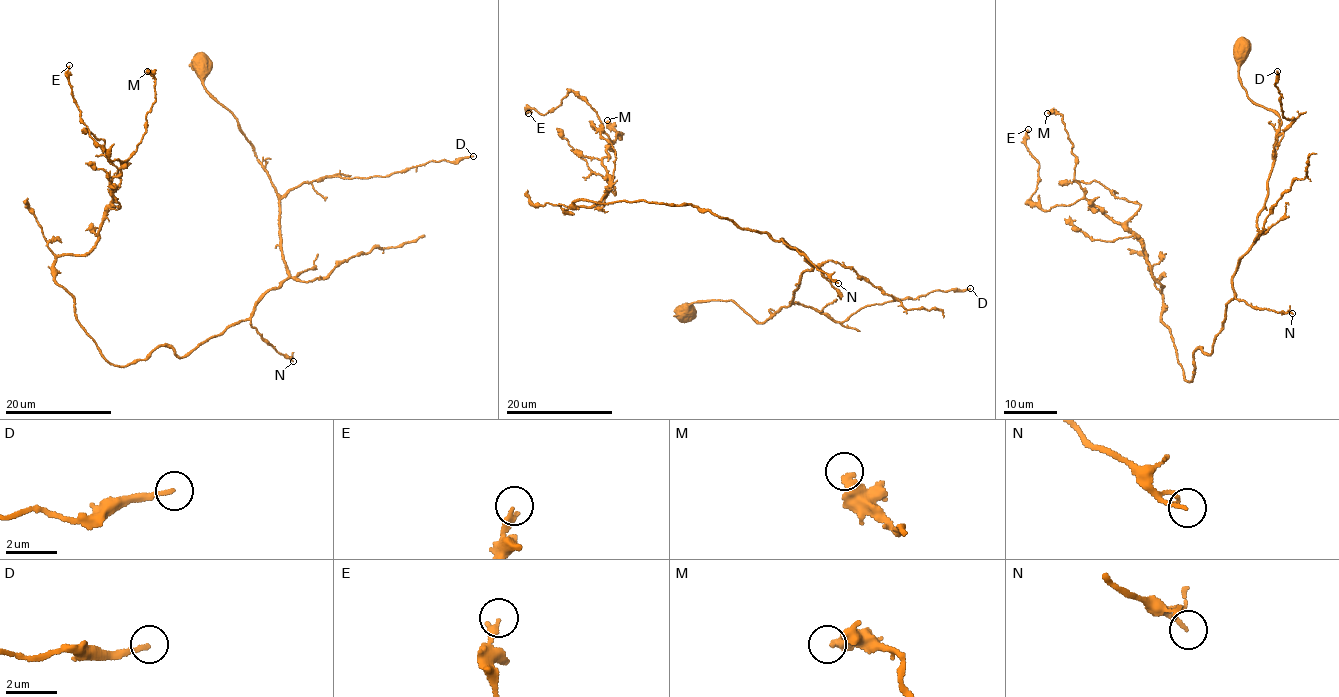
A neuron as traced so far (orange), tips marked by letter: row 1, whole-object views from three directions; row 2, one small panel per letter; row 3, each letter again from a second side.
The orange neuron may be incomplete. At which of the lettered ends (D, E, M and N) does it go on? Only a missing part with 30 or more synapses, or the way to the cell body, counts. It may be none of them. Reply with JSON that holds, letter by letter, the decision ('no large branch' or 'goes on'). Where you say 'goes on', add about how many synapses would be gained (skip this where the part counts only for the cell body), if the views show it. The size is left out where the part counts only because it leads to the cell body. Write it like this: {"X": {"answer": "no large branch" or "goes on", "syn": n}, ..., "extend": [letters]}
{"D": {"answer": "no large branch"}, "E": {"answer": "no large branch"}, "M": {"answer": "no large branch"}, "N": {"answer": "no large branch"}, "extend": []}

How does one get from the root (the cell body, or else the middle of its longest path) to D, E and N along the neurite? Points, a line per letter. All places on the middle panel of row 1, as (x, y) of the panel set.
D: (682, 312), (690, 304), (729, 299), (763, 323), (782, 306), (796, 303), (844, 322), (866, 306), (970, 288)
E: (682, 312), (763, 323), (812, 266), (683, 203), (570, 207), (606, 195), (609, 137), (572, 91), (528, 113)
N: (682, 312), (690, 304), (729, 299), (763, 323), (787, 306), (802, 273), (812, 266), (782, 238), (838, 283)

